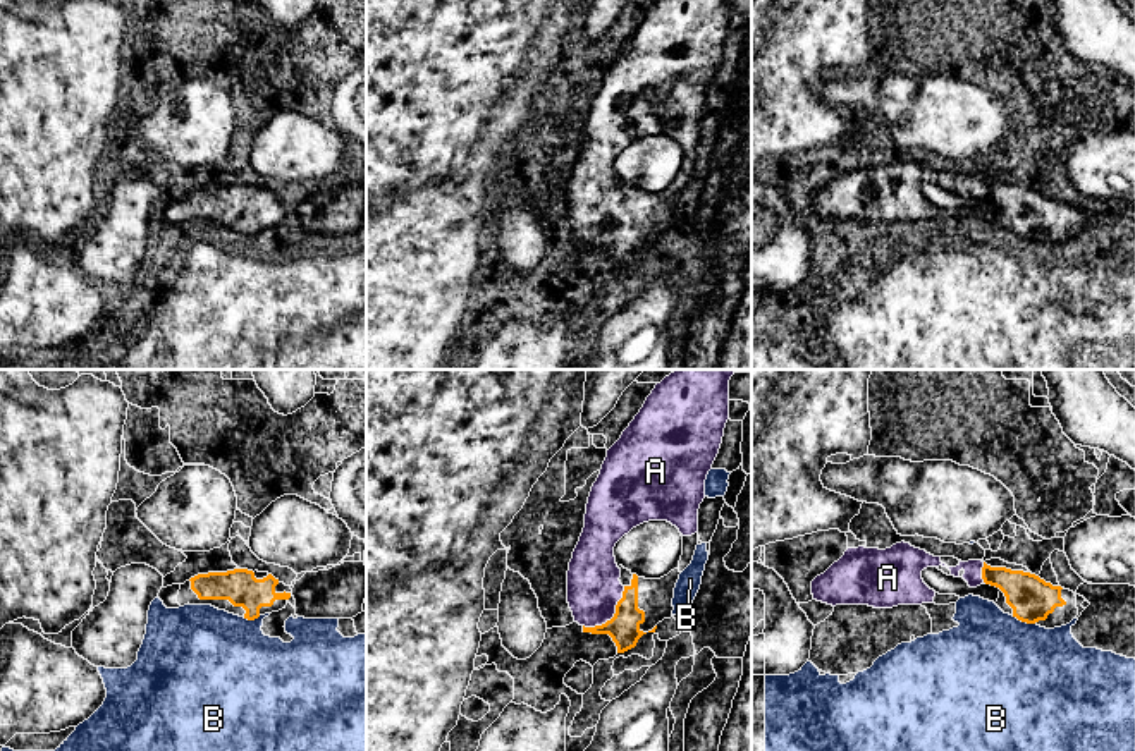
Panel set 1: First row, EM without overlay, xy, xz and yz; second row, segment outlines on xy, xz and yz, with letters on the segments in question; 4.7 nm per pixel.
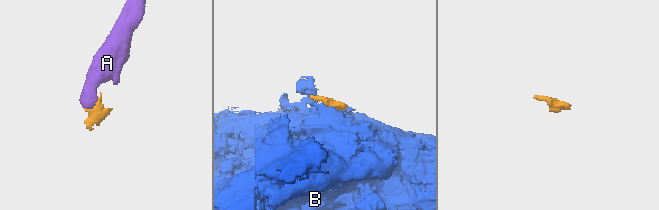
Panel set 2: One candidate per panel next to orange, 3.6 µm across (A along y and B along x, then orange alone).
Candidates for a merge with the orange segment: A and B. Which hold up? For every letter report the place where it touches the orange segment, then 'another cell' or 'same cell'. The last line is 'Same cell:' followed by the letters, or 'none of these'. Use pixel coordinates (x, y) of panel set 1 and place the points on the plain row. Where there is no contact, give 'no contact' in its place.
A: meets orange in xz at (614, 231); same cell
B: meets orange in yz at (1024, 236); another cell
Same cell: A

